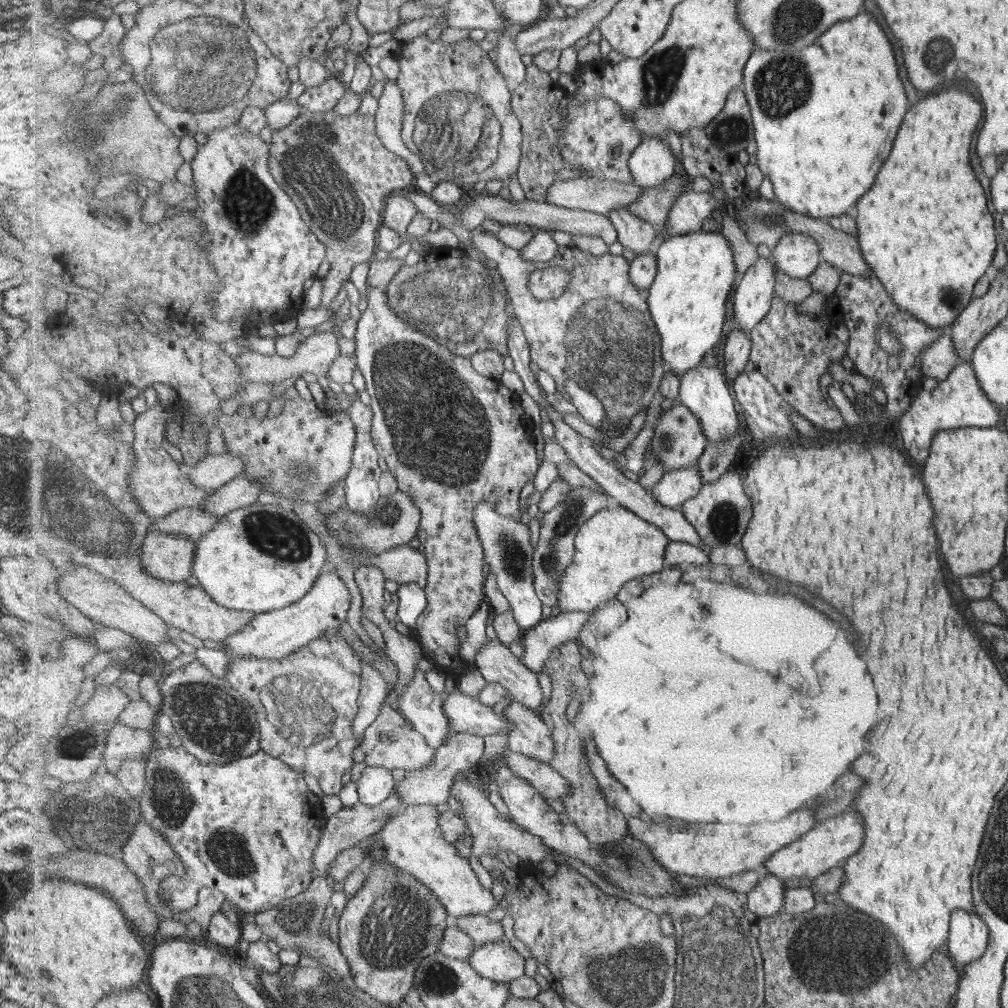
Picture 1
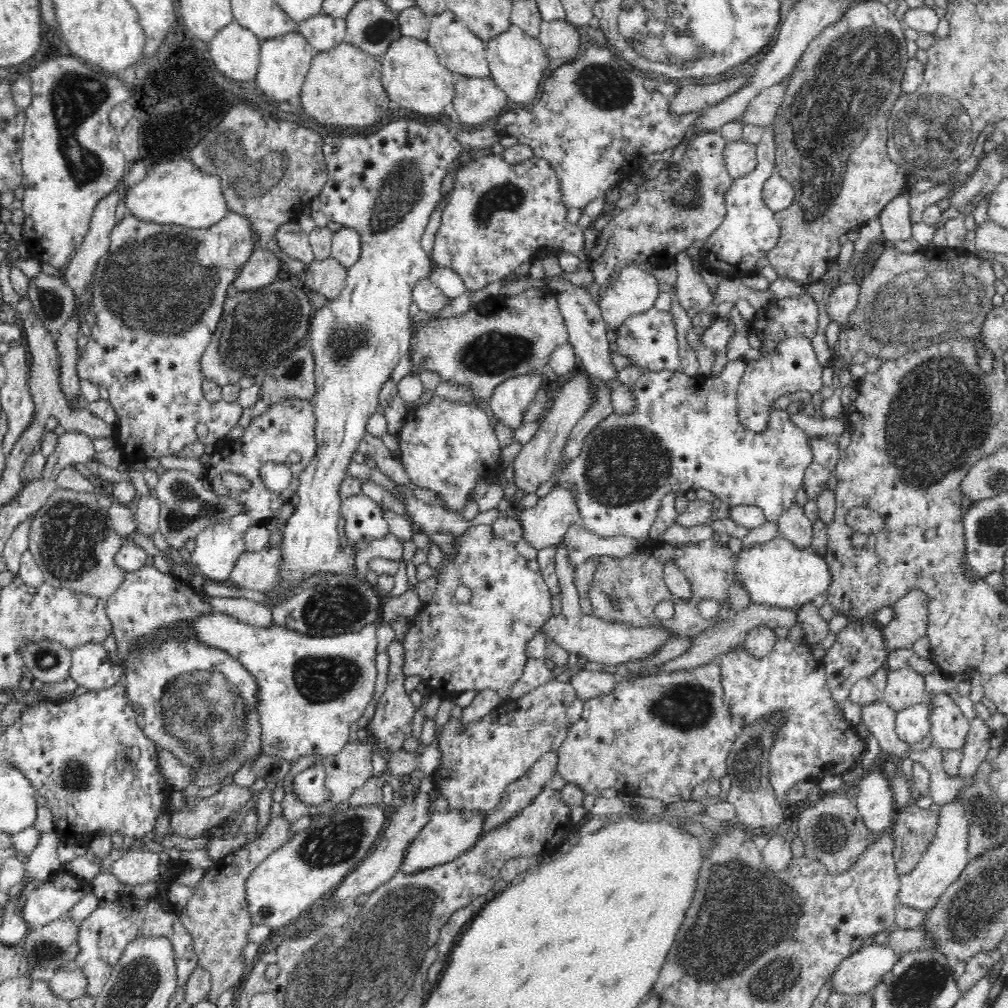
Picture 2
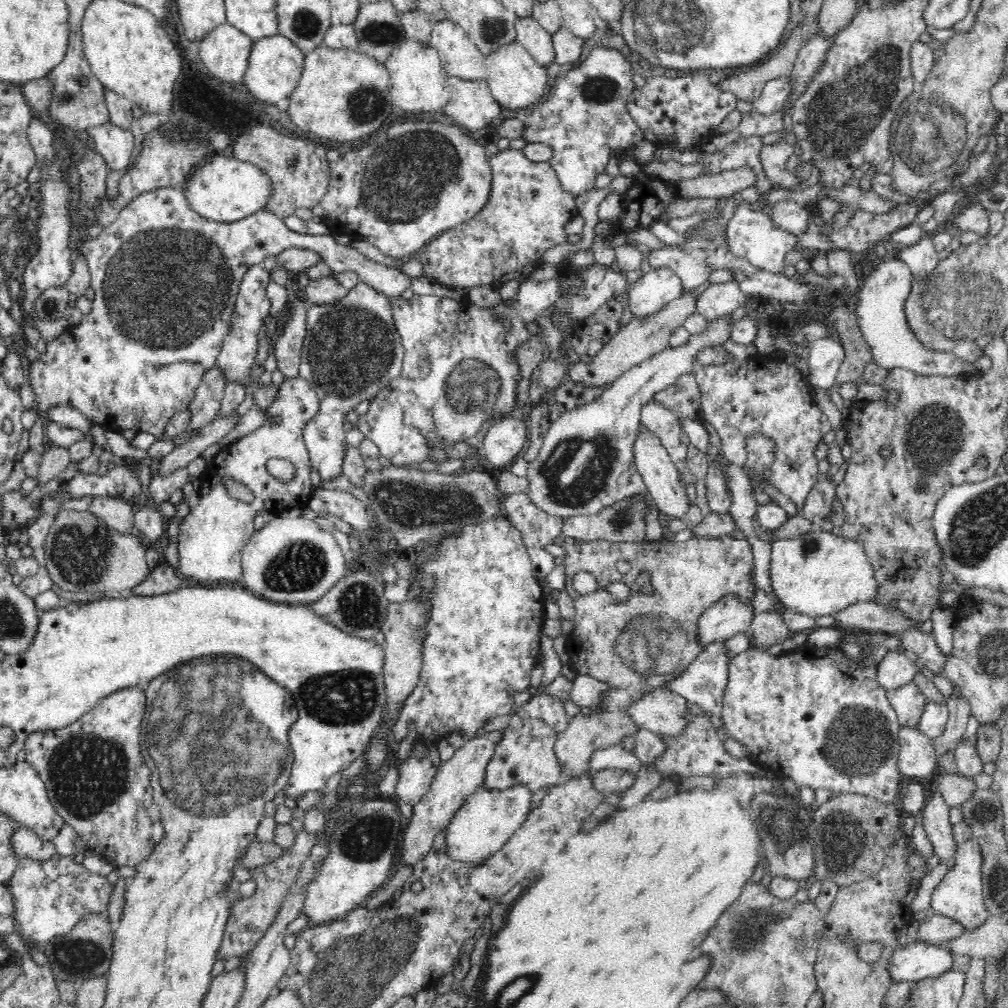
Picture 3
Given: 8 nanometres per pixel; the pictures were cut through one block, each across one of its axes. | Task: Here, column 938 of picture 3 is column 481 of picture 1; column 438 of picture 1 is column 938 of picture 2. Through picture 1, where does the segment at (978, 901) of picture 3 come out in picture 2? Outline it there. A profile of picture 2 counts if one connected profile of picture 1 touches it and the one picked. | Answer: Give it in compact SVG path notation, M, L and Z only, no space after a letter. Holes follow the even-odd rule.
M964 789L958 790L957 796L950 802L940 805L938 813L938 826L934 840L930 842L927 851L924 851L917 862L917 865L905 873L899 874L899 890L896 900L901 905L925 910L926 912L936 906L942 891L960 874L960 871L969 862L967 853L968 844L968 823L966 809L962 805Z

